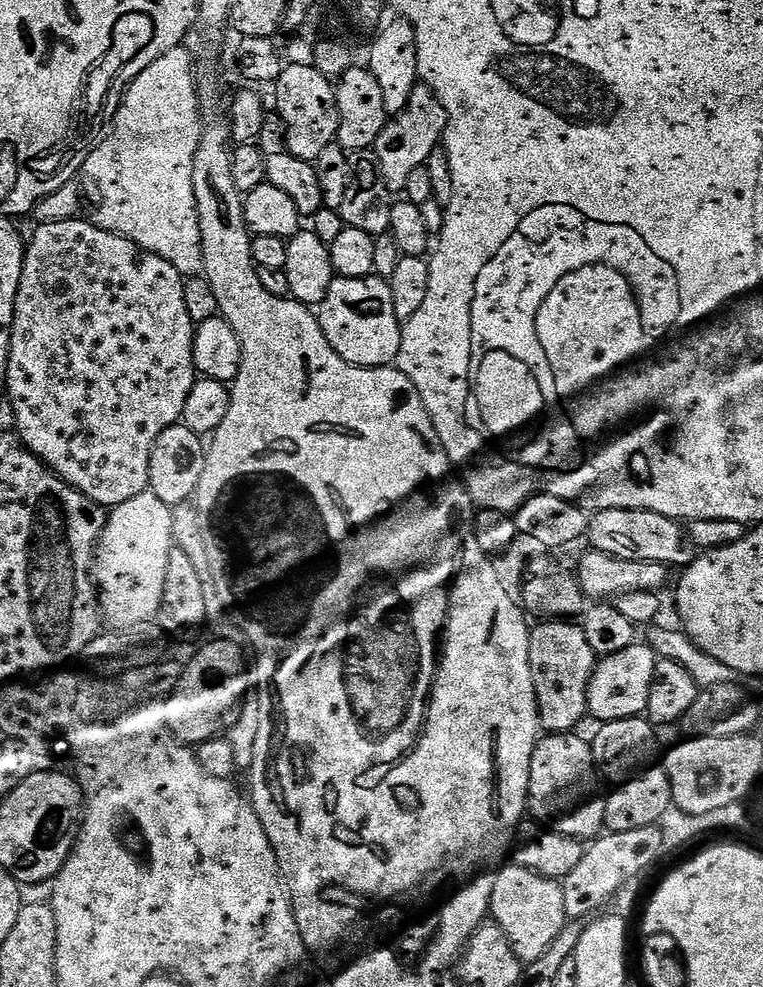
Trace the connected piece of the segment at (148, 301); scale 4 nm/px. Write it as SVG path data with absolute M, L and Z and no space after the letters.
M73 218L63 220L62 222L50 222L49 224L37 223L36 229L29 235L26 240L24 249L24 265L22 266L22 282L18 282L18 294L14 302L14 322L12 323L12 337L10 338L10 350L8 351L8 383L6 385L7 403L14 406L14 418L16 419L15 433L20 437L20 441L37 456L47 468L58 473L67 484L77 488L82 494L86 494L86 498L90 498L96 504L105 510L117 508L122 502L126 502L130 498L138 498L138 494L149 491L148 483L150 482L150 450L154 450L154 442L158 438L158 434L162 434L162 430L166 430L170 426L181 423L184 415L184 407L186 406L186 398L190 398L190 390L196 385L198 373L194 366L194 325L190 318L189 312L186 310L186 294L184 293L185 277L181 276L178 270L174 270L174 266L170 266L170 262L166 262L166 258L158 258L158 254L150 254L146 250L142 250L132 240L128 240L125 236L119 236L113 232L102 230L98 225L93 224L88 218Z

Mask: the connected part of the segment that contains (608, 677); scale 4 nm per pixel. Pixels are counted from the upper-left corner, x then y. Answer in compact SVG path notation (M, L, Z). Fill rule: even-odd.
M644 642L634 643L618 654L603 657L590 678L588 716L596 722L644 716L648 710L650 682L654 682L657 659L655 650Z

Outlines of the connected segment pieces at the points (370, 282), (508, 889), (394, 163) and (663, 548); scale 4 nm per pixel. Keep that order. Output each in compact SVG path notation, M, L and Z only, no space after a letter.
M373 274L362 278L342 276L333 280L330 290L326 290L326 298L318 306L318 319L326 334L326 342L330 342L330 346L334 346L334 350L342 358L346 358L346 362L363 368L386 368L395 365L396 356L402 346L402 321L394 314L394 298L387 279Z
M508 862L496 873L492 891L491 919L506 934L514 954L525 965L542 959L554 946L554 938L570 923L566 914L566 902L562 898L563 883L559 879L551 880L534 874L514 862Z
M423 82L417 83L414 94L410 94L410 102L406 102L406 110L395 113L389 119L374 145L380 173L393 194L403 193L410 173L427 165L433 150L441 147L447 125L448 115L442 102L438 102L436 95Z
M599 510L588 521L587 543L597 548L599 555L614 560L630 560L646 564L680 564L687 566L696 559L698 549L692 537L682 529L681 521L671 520L650 510Z

